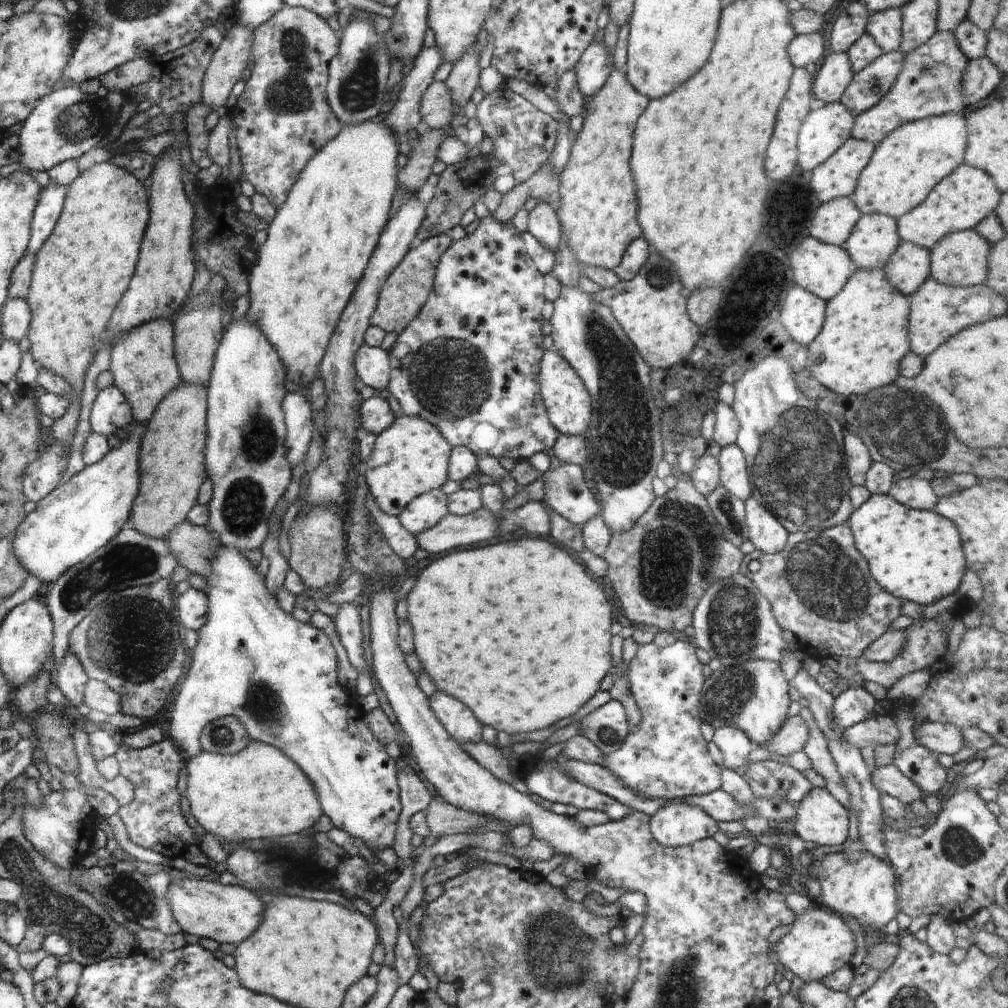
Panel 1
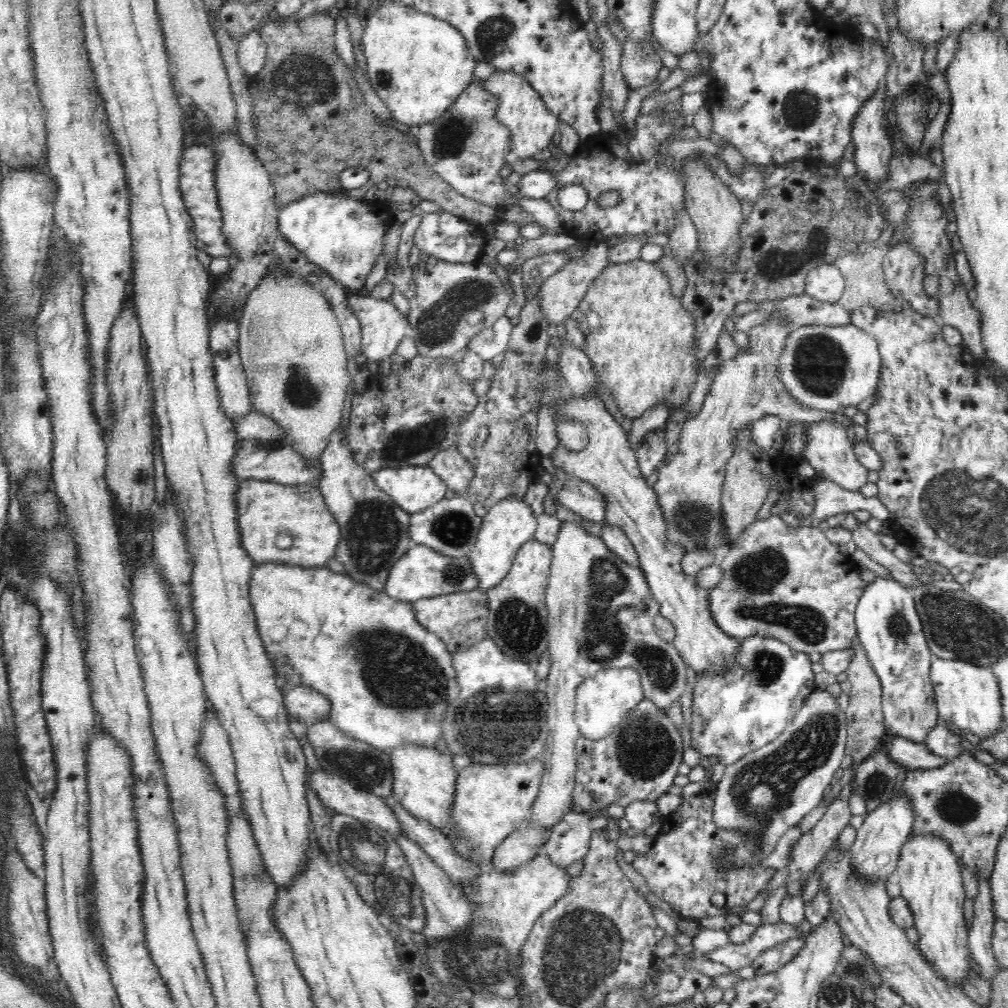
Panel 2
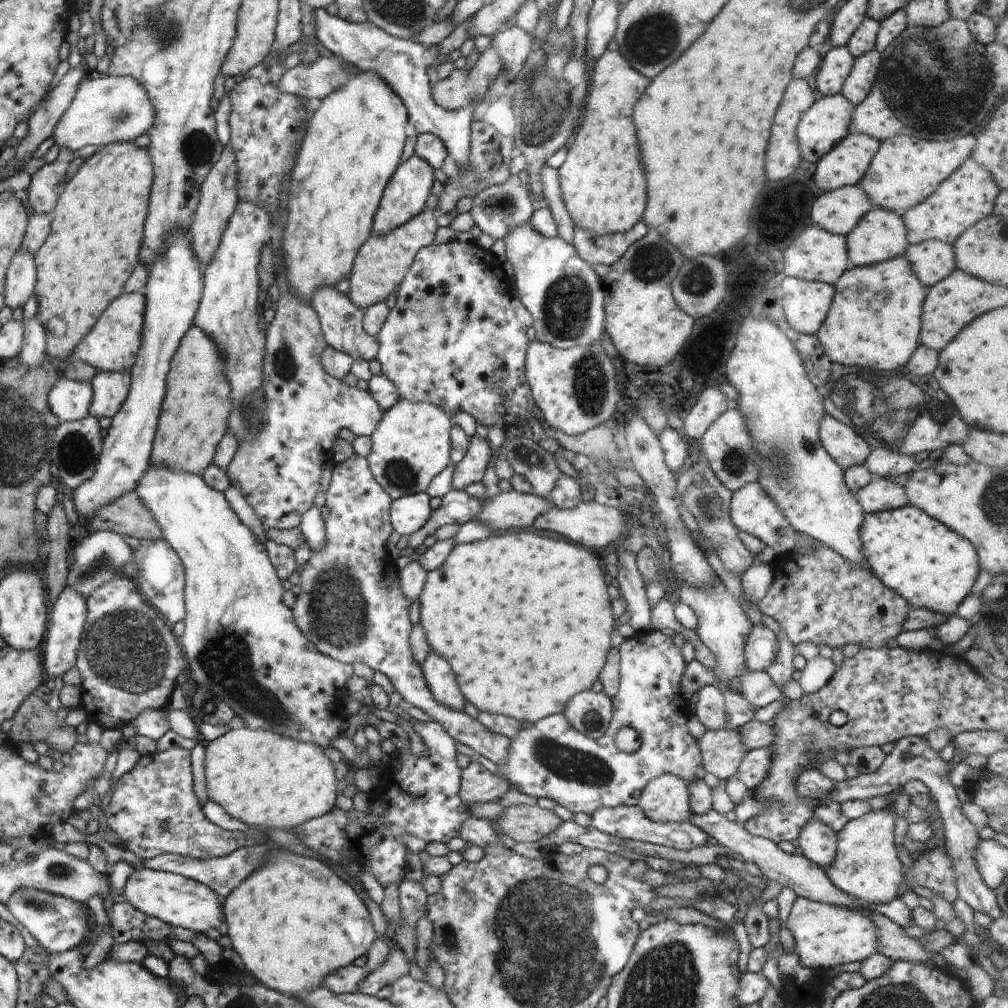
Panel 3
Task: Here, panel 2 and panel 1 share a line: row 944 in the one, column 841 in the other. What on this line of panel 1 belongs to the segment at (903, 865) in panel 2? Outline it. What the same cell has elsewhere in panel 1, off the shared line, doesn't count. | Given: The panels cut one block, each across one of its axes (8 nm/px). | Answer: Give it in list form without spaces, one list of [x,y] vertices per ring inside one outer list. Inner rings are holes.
[[[812,908],[802,915],[797,915],[790,932],[772,947],[772,951],[784,966],[784,970],[790,970],[805,983],[810,981],[820,983],[820,980],[828,974],[832,974],[844,965],[849,965],[848,962],[855,948],[854,935],[840,914],[830,914],[830,912]]]

